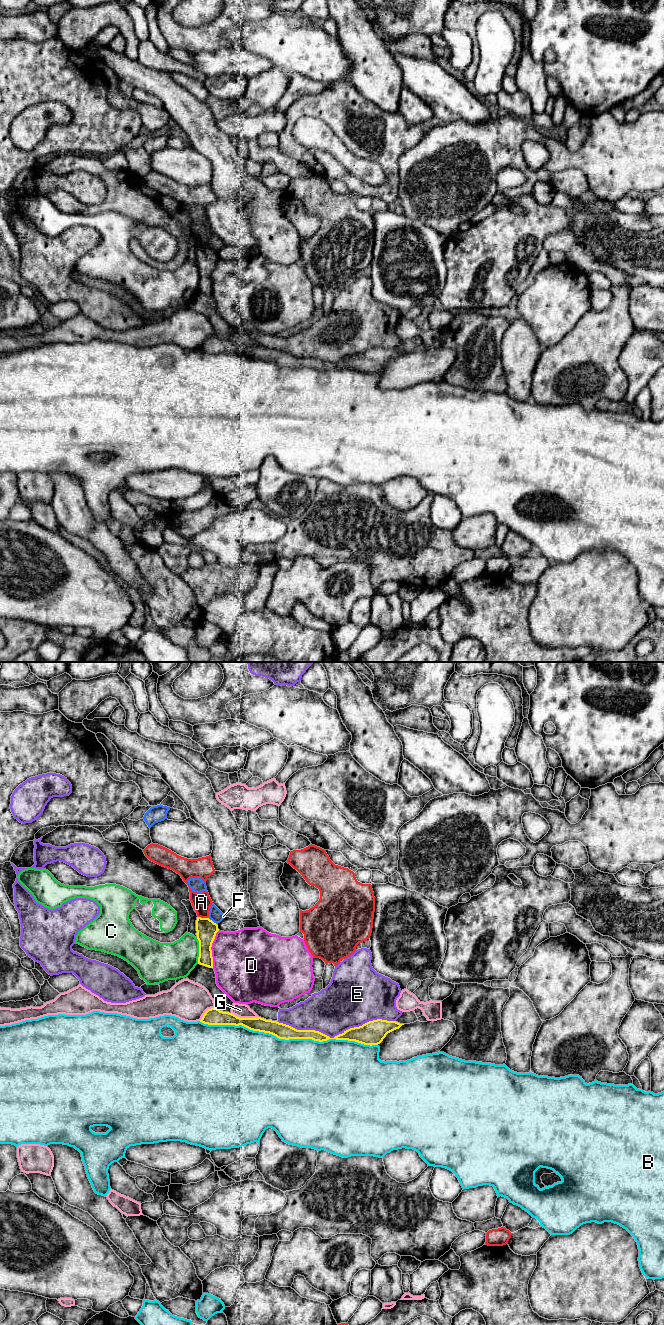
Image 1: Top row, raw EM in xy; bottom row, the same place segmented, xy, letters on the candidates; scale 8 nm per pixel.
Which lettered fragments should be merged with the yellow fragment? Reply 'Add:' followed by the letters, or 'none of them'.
Add: none of them

